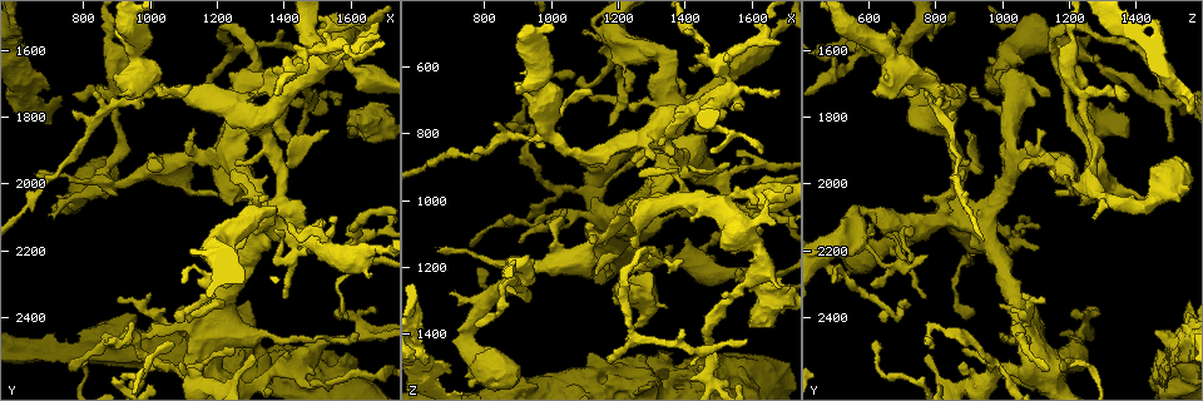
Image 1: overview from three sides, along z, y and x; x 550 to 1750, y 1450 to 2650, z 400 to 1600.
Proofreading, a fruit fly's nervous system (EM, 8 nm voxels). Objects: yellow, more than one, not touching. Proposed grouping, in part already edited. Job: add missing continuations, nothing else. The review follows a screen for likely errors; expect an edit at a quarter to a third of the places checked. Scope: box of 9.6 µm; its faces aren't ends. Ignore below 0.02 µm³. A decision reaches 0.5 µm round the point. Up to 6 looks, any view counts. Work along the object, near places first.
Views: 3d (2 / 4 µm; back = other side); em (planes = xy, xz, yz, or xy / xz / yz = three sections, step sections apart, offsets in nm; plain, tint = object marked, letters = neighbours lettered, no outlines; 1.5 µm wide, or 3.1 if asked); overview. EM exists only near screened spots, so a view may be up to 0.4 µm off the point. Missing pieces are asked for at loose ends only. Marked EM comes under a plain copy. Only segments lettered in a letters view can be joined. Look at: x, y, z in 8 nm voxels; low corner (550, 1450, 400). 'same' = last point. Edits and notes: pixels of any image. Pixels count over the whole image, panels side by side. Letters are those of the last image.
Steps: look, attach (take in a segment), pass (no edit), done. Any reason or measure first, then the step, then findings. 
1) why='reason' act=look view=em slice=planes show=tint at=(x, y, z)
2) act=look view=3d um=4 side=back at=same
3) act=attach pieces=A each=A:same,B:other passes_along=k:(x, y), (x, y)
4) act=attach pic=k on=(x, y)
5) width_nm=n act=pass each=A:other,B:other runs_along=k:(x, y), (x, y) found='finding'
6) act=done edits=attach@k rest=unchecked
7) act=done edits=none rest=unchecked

why='branch stops here' act=look view=em slice=xz step=8 show=tint at=(1680, 1570, 1260)

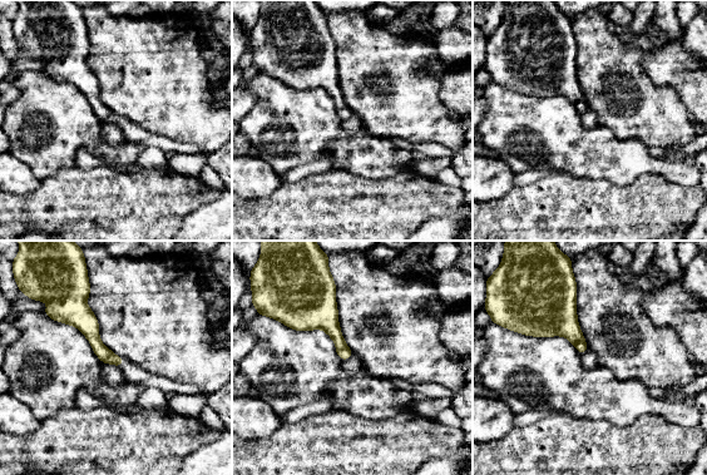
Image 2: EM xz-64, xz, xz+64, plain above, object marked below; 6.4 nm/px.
act=look view=em slice=planes show=letters at=same

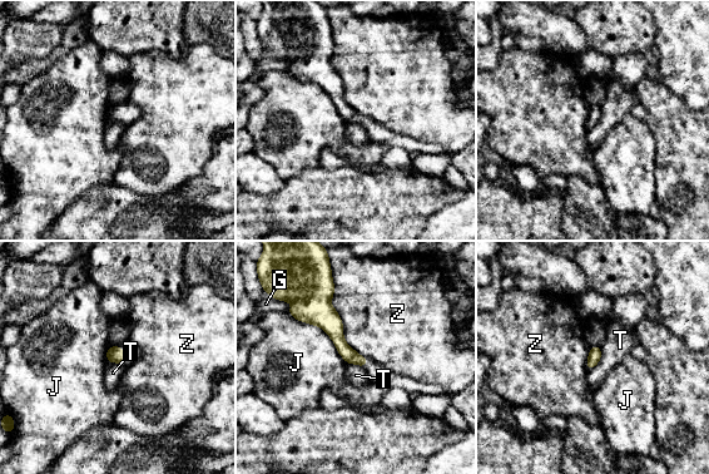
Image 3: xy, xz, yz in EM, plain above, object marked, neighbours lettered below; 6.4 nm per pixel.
act=pass each=G:other,J:other,T:other,Z:other found='none of them fits'

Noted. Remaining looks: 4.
why='thin end' act=look view=3d um=2 at=(1670, 2380, 1240)

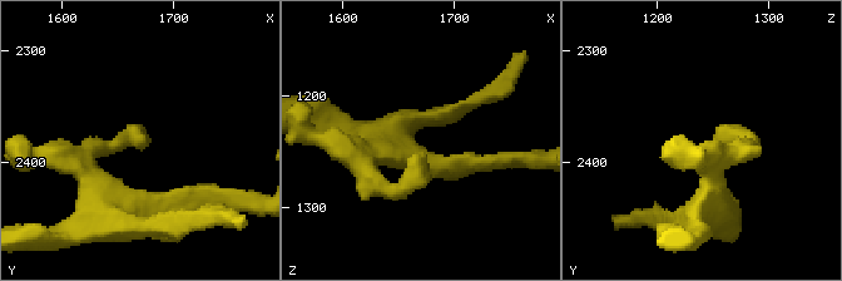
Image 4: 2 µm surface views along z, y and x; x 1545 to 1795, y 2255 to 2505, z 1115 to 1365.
why='now the EM' act=look view=em slice=planes show=letters at=(1668, 2376, 1248)

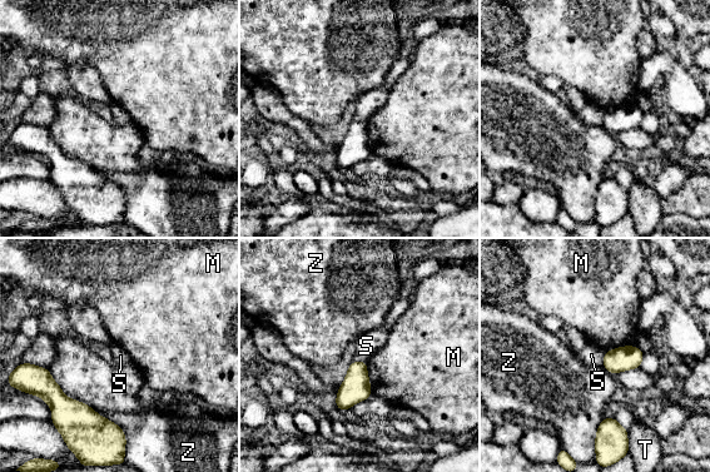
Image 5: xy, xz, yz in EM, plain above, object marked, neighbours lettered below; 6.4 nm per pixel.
act=pass each=M:other,S:other,T:other,Z:other border=5:(353, 359), (366, 362) found='none of them fits'

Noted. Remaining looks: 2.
why='stops while still wide' act=look view=3d um=4 at=(1460, 2070, 810)

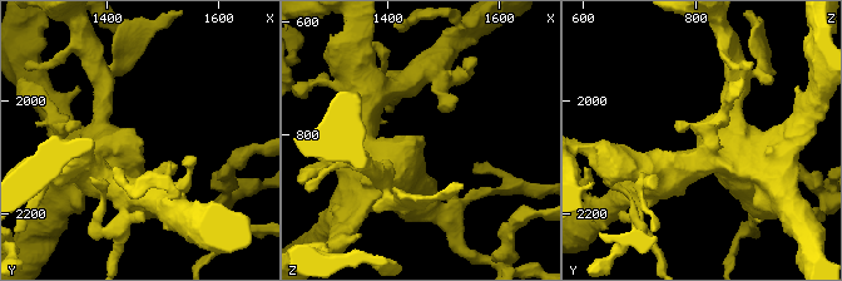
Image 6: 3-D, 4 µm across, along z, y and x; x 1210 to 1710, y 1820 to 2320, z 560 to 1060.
why='shape alone is not enough' act=look view=em slice=planes show=letters at=(1465, 2070, 805)

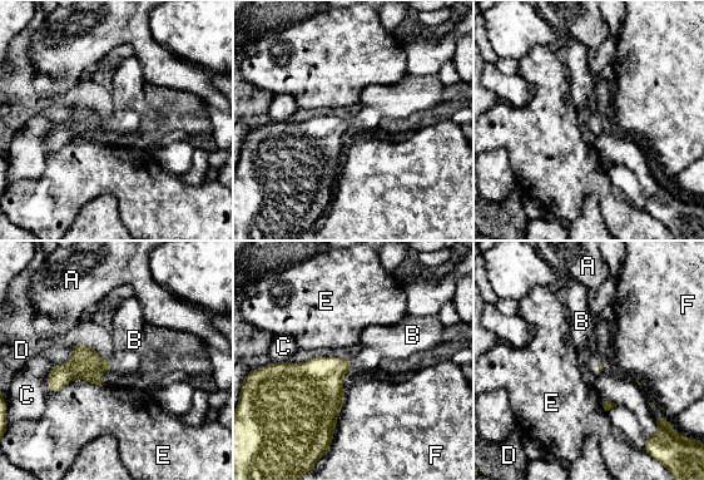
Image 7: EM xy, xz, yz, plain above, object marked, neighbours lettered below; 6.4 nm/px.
act=attach pieces=B each=A:other,B:same,C:other,D:other,E:other,F:other passes_along=7:(85, 364), (110, 366), (134, 340) found='it goes on there'

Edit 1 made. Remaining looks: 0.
act=done edits=attach@7 rest=unchecked

